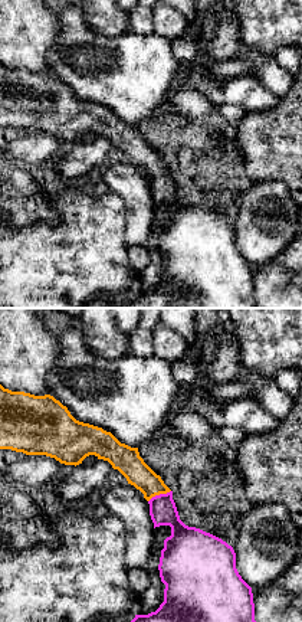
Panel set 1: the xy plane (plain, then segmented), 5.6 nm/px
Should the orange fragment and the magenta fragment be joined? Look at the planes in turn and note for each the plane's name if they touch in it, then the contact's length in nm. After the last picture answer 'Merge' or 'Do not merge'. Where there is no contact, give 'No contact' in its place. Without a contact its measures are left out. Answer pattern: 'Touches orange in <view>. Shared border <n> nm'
Touches orange in xy. Shared border 140 nm

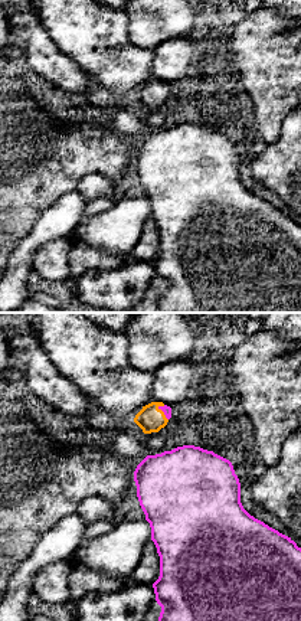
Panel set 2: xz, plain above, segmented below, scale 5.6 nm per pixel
Touches orange in xz. Shared border 100 nm

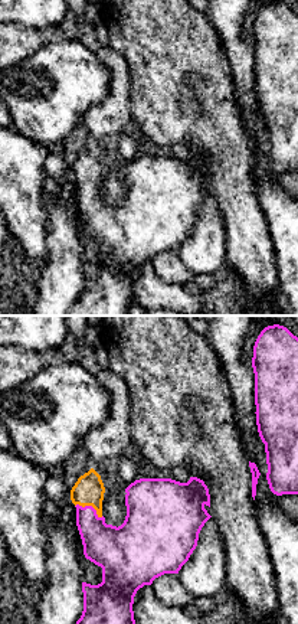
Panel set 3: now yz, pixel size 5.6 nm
Touches orange in yz. Shared border 170 nm

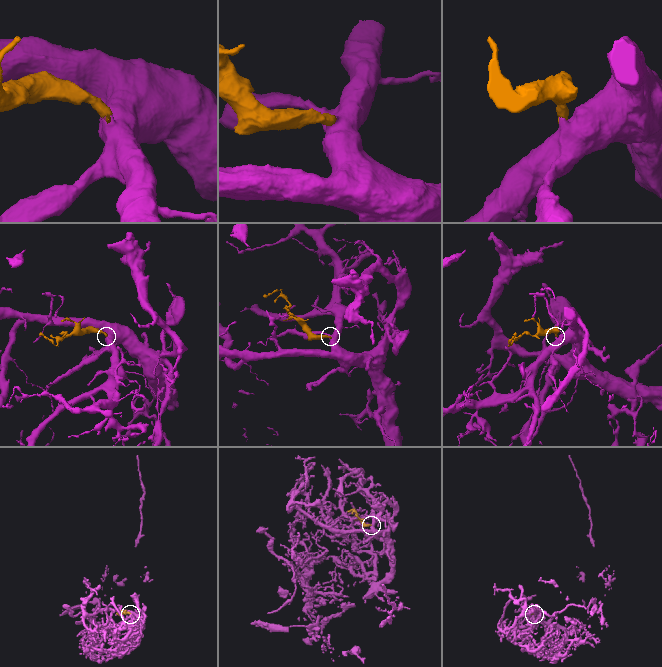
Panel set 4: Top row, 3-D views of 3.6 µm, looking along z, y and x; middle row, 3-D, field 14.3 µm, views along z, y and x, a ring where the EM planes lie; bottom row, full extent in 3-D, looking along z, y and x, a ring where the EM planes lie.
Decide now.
Merge

